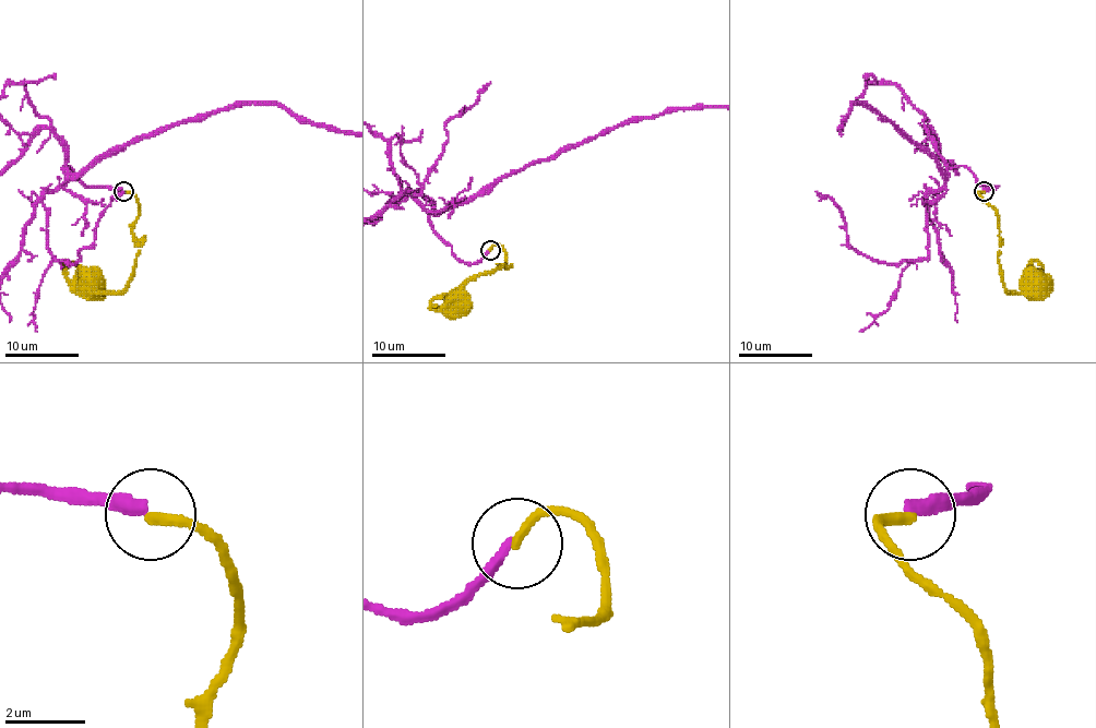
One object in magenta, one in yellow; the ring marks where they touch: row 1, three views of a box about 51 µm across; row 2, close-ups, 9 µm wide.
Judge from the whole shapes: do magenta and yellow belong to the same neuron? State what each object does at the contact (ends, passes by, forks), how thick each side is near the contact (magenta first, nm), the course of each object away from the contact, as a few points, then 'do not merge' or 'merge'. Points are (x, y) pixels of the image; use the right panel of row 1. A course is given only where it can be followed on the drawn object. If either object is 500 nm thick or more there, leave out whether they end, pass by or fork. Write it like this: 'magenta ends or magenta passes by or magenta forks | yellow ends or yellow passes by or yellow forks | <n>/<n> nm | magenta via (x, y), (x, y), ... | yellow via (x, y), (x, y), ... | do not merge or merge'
magenta ends | yellow ends | 280/240 nm | yellow via (985, 191), (979, 194), (996, 212), (998, 263), (1007, 290), (1020, 293), (1033, 272), (1034, 279) | do not merge

